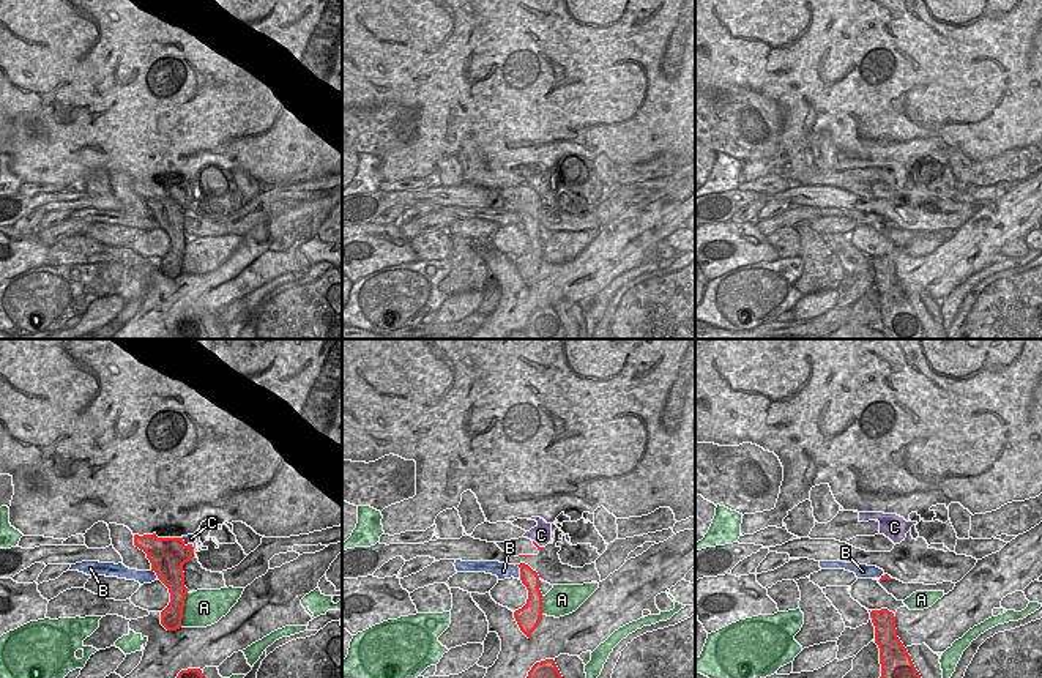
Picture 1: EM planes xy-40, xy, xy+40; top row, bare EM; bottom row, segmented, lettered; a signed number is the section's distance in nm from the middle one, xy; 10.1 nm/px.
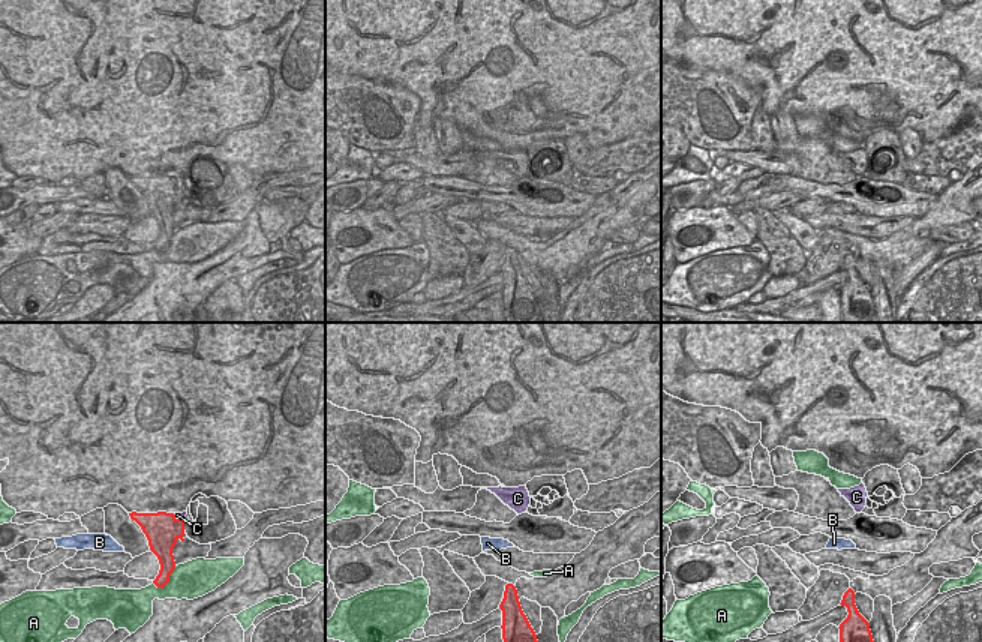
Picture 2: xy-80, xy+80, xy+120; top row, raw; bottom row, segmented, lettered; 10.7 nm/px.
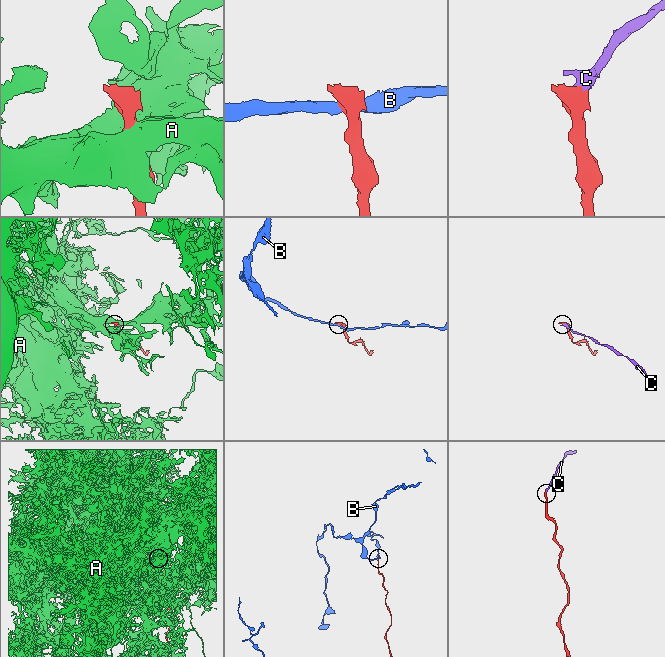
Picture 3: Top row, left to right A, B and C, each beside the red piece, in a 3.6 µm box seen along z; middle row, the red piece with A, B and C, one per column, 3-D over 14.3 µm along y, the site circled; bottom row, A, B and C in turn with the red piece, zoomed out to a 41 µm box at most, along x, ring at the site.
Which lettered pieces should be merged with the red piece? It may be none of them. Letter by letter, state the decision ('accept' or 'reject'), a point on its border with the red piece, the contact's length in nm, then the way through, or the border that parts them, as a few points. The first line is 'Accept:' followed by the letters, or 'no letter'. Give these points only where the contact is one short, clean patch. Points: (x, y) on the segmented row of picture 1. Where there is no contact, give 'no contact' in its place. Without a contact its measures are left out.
Accept: no letter
A: reject; meets red in xy-40 at (182, 610); contact 360 nm long
B: reject; meets red in xy at (520, 571); contact 170 nm long; border along xy (514, 565), (519, 568), (520, 579)
C: reject; meets red in xy-40 at (188, 544); contact 170 nm long; border along xy-40 (182, 536), (193, 547)

